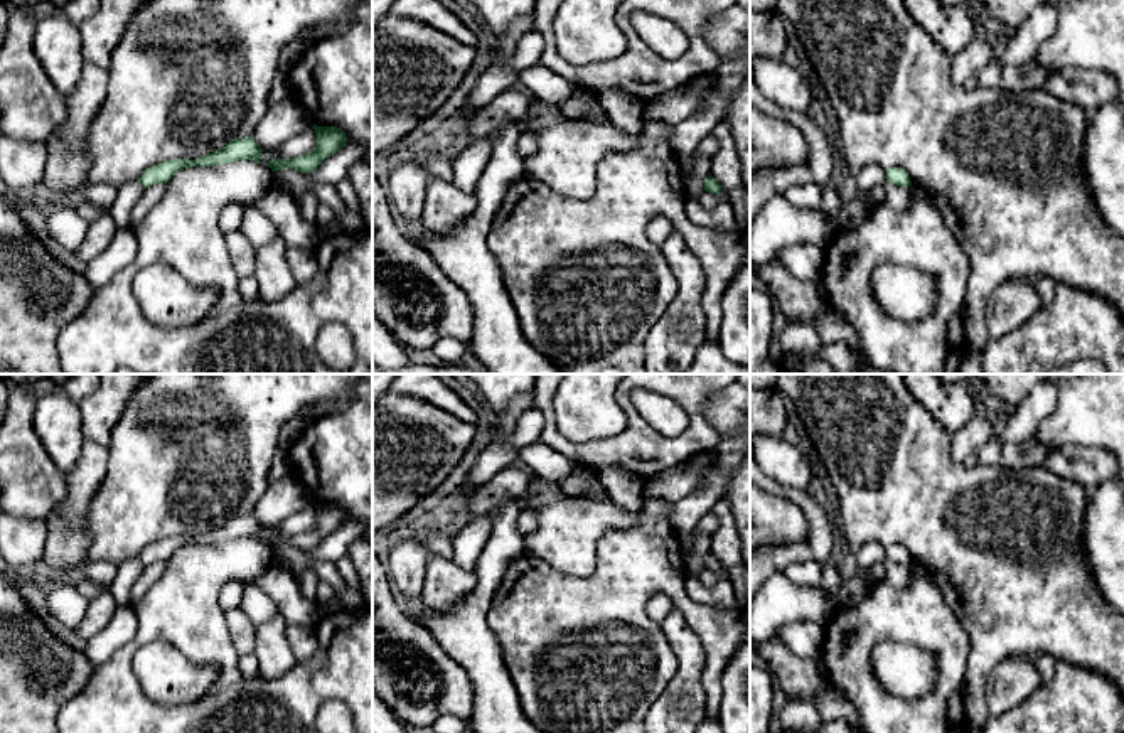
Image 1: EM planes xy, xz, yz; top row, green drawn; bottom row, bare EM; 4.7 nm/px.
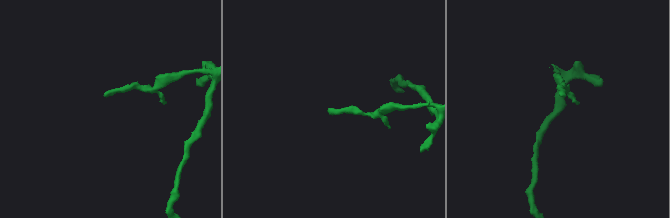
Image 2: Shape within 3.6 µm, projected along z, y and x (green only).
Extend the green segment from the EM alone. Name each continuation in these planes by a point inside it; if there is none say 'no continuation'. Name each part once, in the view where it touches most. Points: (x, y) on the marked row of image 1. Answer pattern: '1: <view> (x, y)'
no continuation

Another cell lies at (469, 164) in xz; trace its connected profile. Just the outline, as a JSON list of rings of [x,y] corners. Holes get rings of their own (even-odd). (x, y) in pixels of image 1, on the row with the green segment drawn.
[[[499,125],[489,136],[474,142],[453,157],[453,184],[467,194],[475,194],[485,165],[490,160],[497,133],[506,126]]]

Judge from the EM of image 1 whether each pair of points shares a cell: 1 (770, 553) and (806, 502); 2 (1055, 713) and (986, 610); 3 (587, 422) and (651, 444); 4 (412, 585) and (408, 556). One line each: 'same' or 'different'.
1: same
2: different
3: different
4: same

